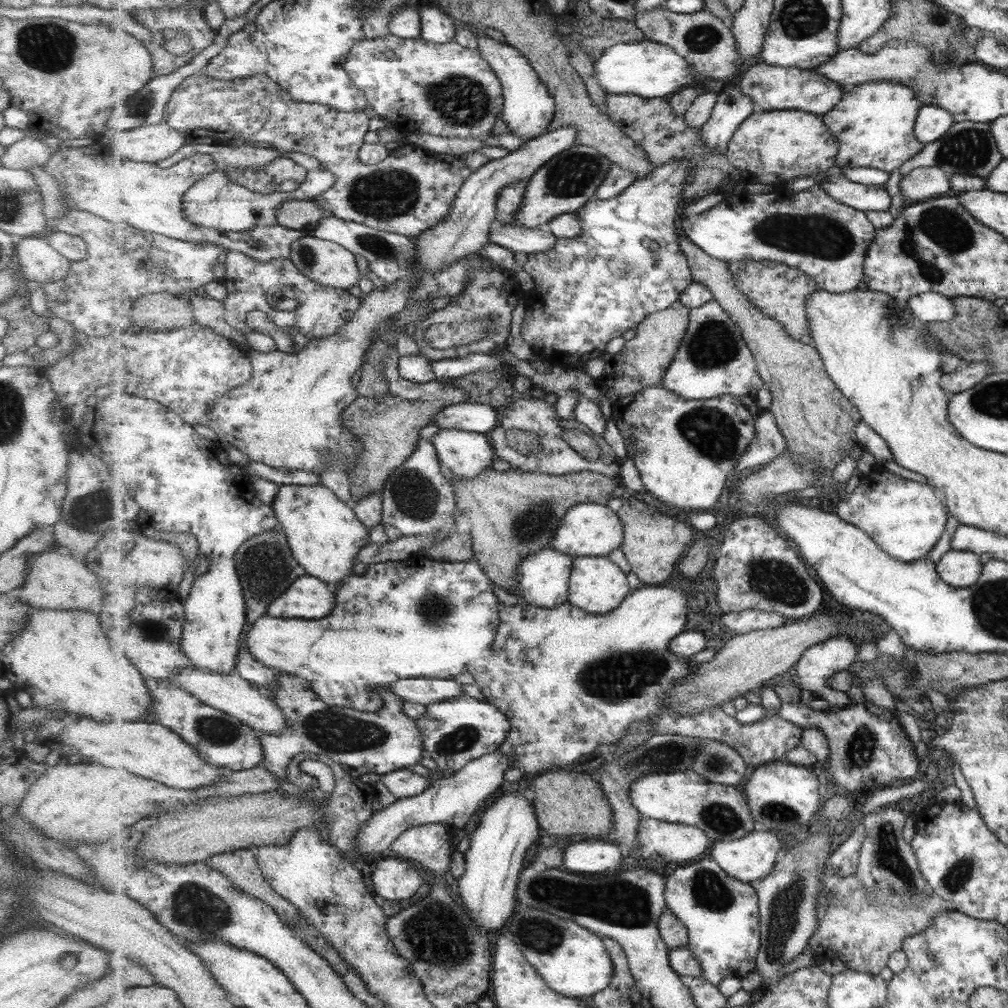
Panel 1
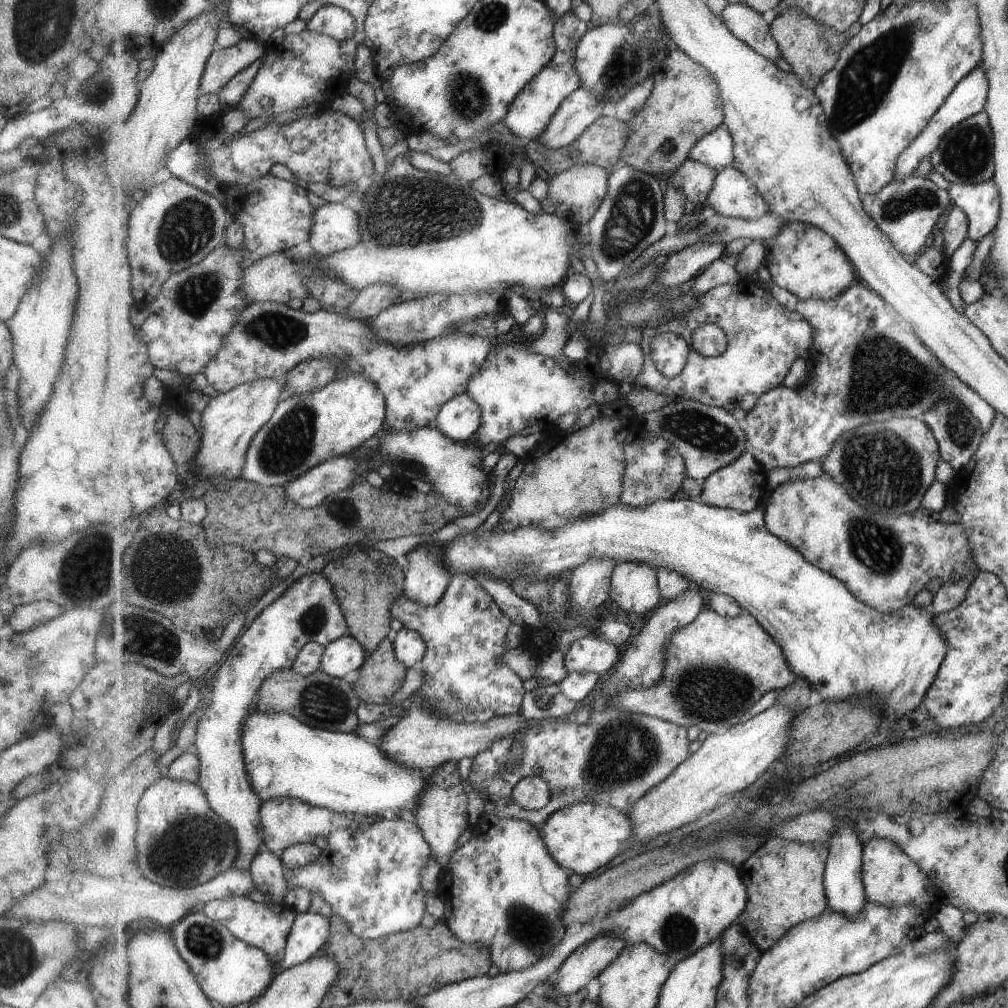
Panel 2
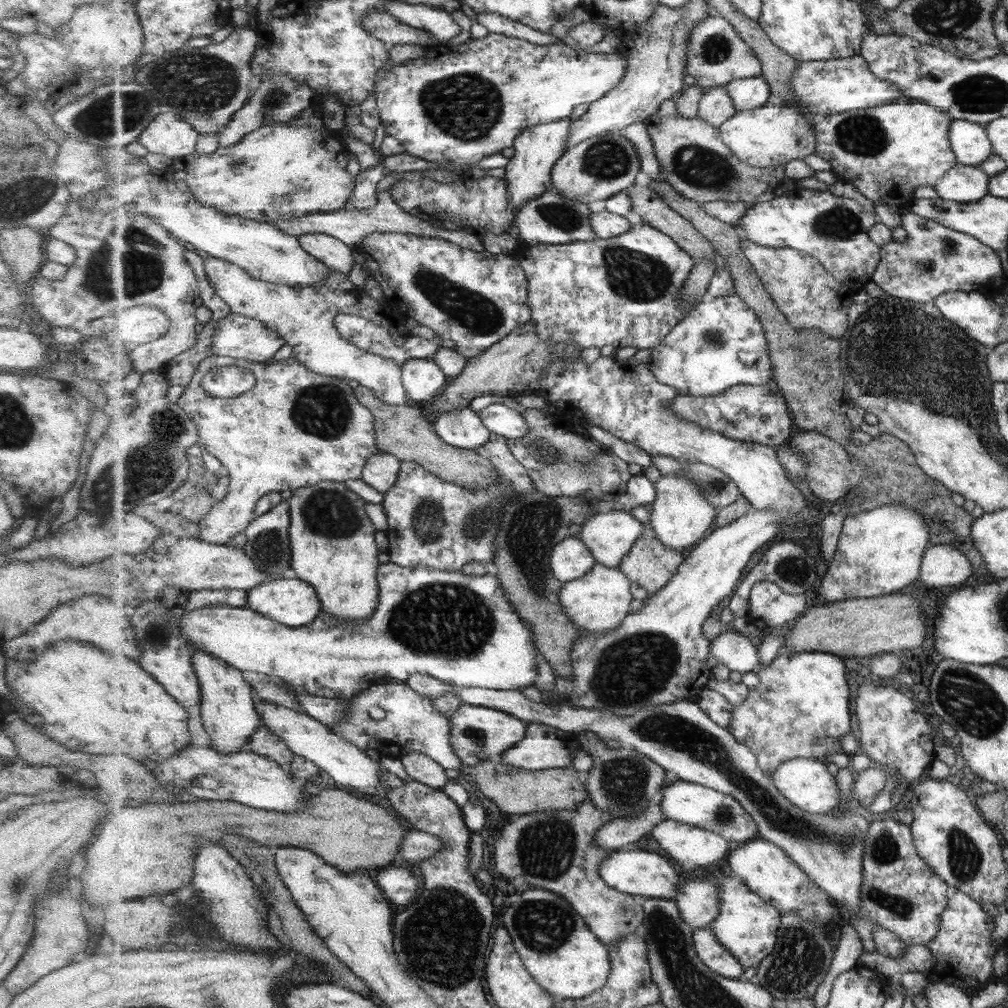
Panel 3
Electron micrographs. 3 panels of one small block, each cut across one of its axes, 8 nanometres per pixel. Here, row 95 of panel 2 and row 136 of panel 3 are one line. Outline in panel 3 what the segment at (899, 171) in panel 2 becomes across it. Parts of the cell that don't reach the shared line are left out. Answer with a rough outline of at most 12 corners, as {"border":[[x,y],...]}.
{"border":[[954,120],[949,138],[959,165],[994,152],[983,125]]}

